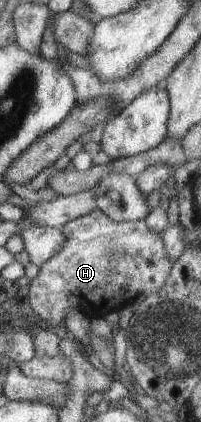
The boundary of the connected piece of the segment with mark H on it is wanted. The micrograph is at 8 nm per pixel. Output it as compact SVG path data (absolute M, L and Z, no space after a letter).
M93 209L66 222L60 230L65 237L62 249L39 267L37 276L29 282L28 293L33 316L54 327L72 307L89 318L98 317L132 304L138 294L154 293L174 262L165 258L161 234L149 232L142 219L113 222Z

